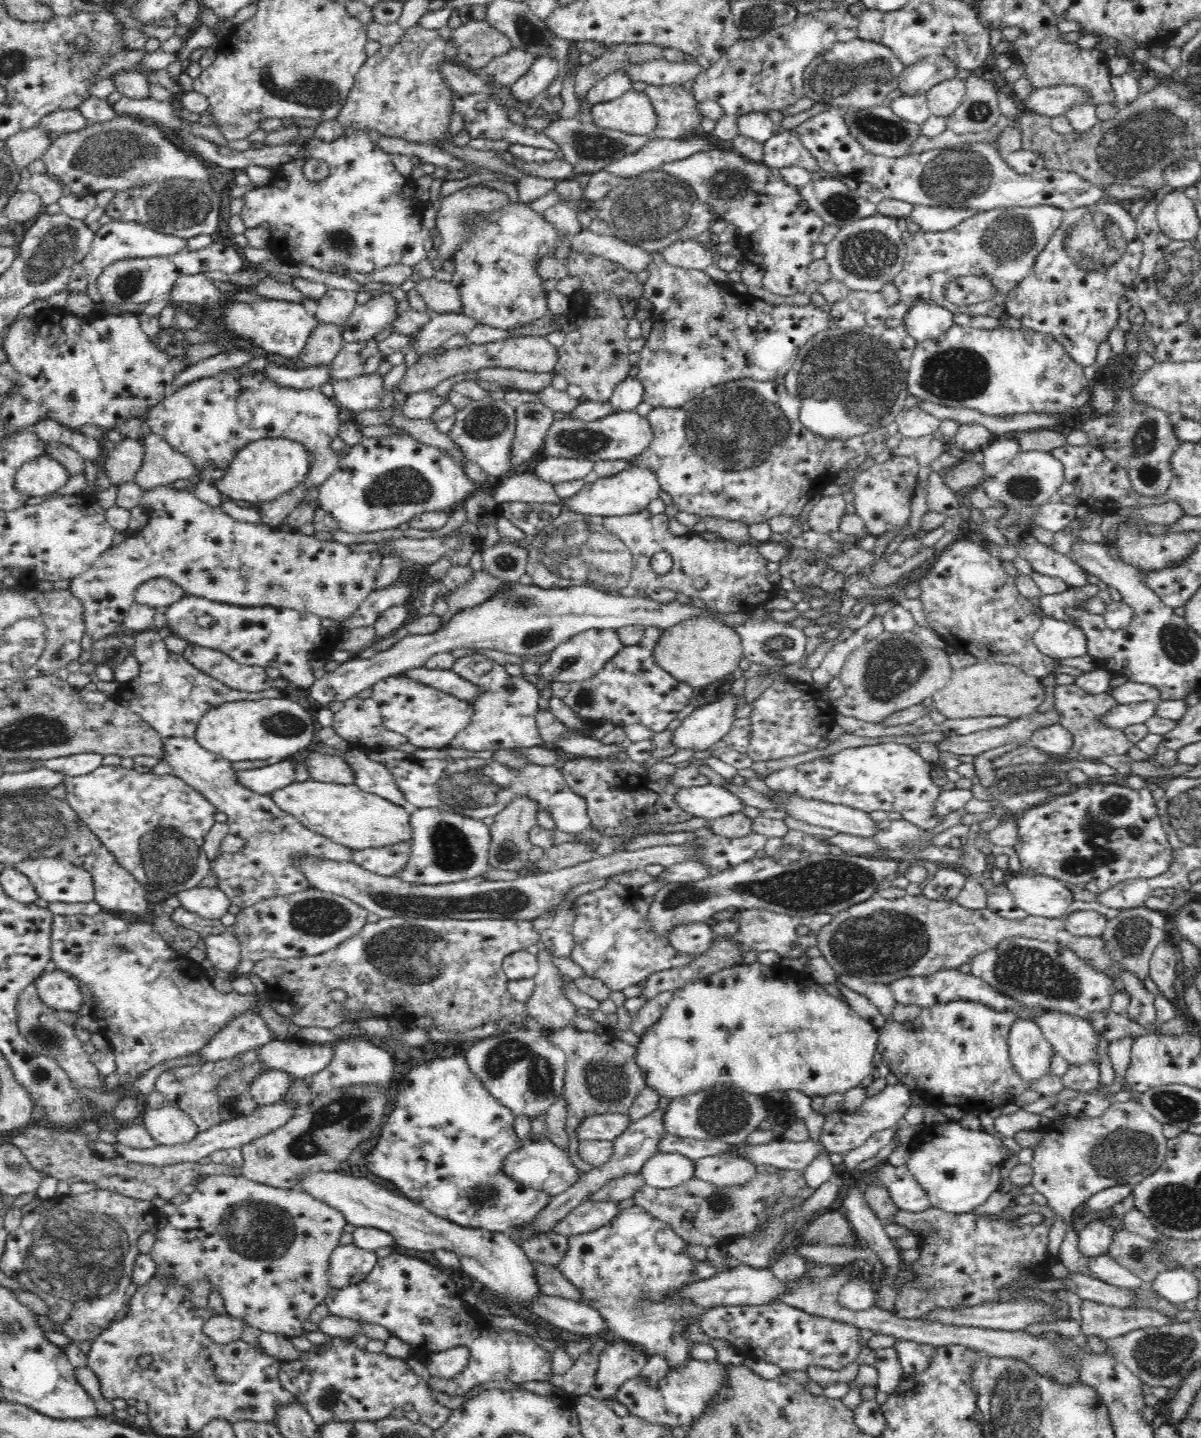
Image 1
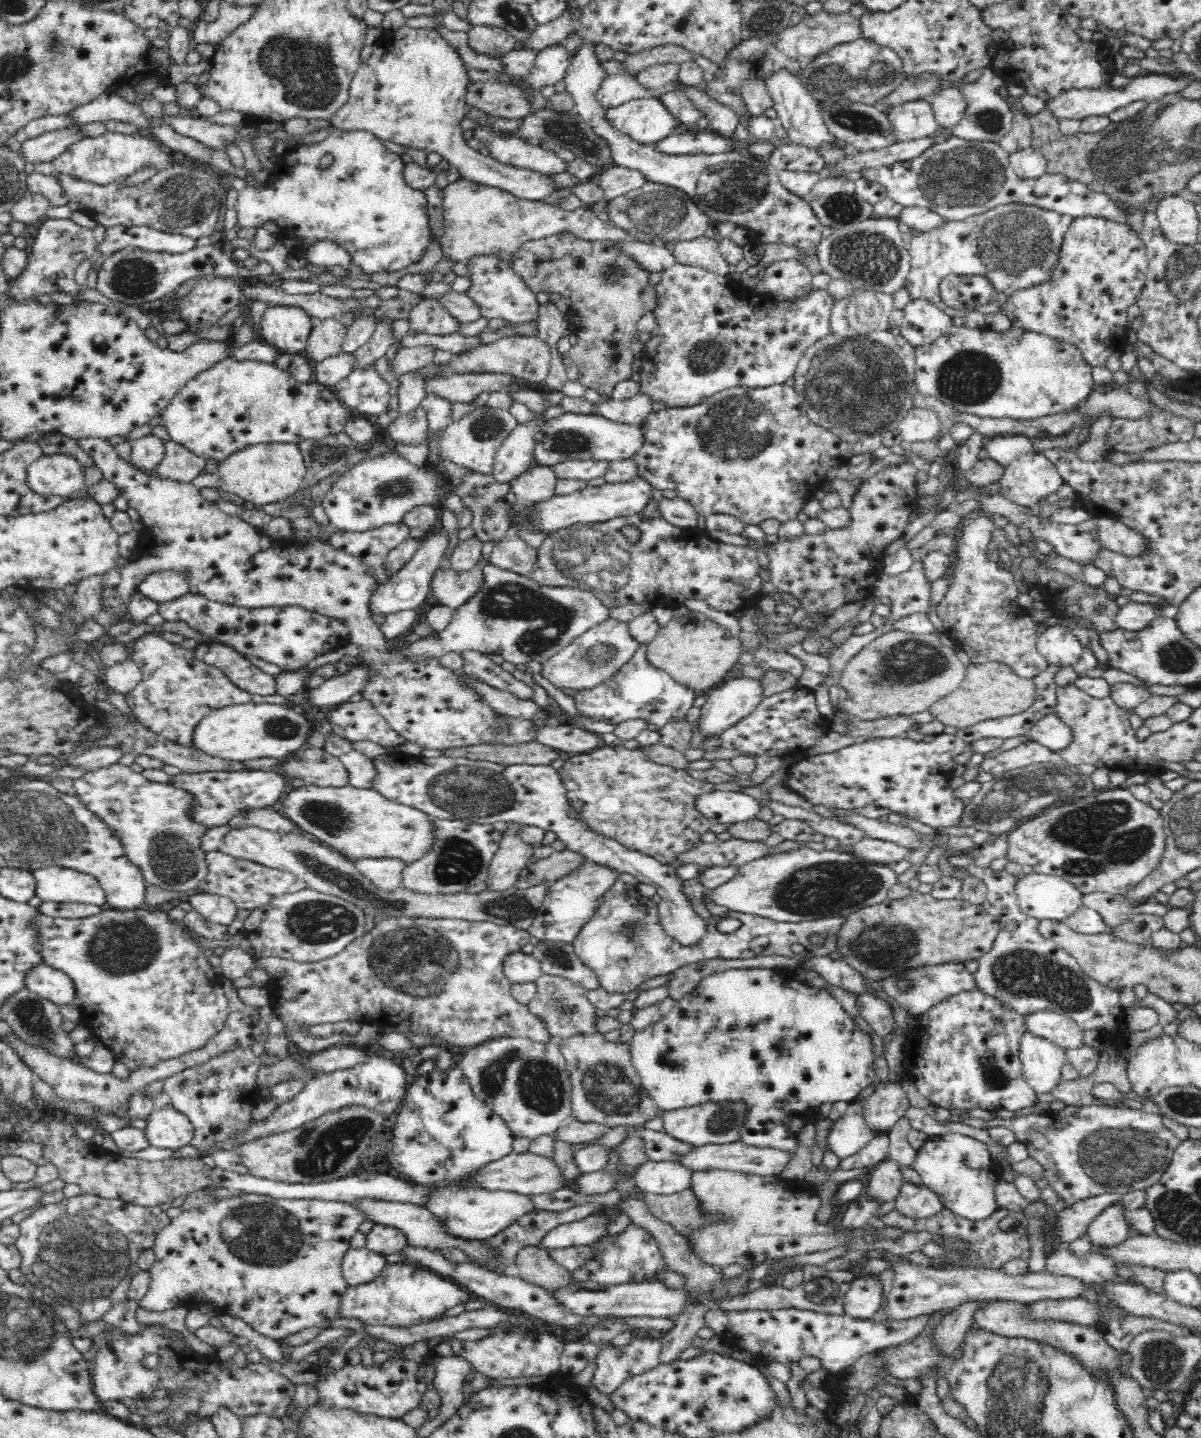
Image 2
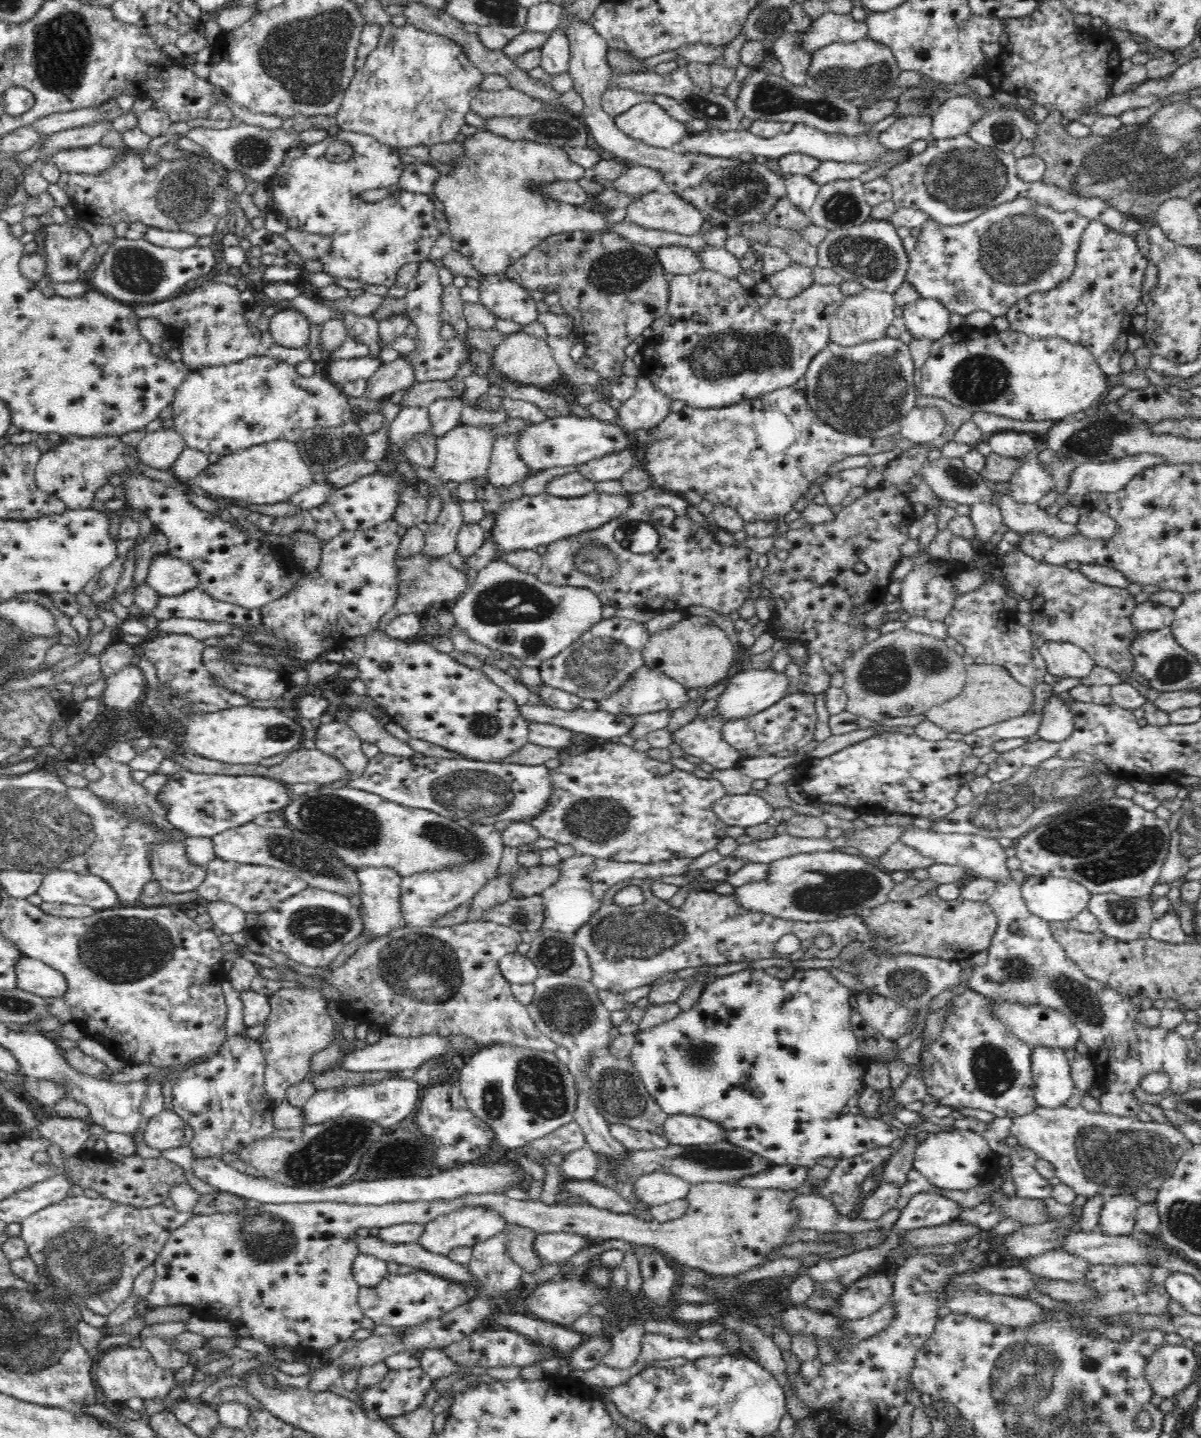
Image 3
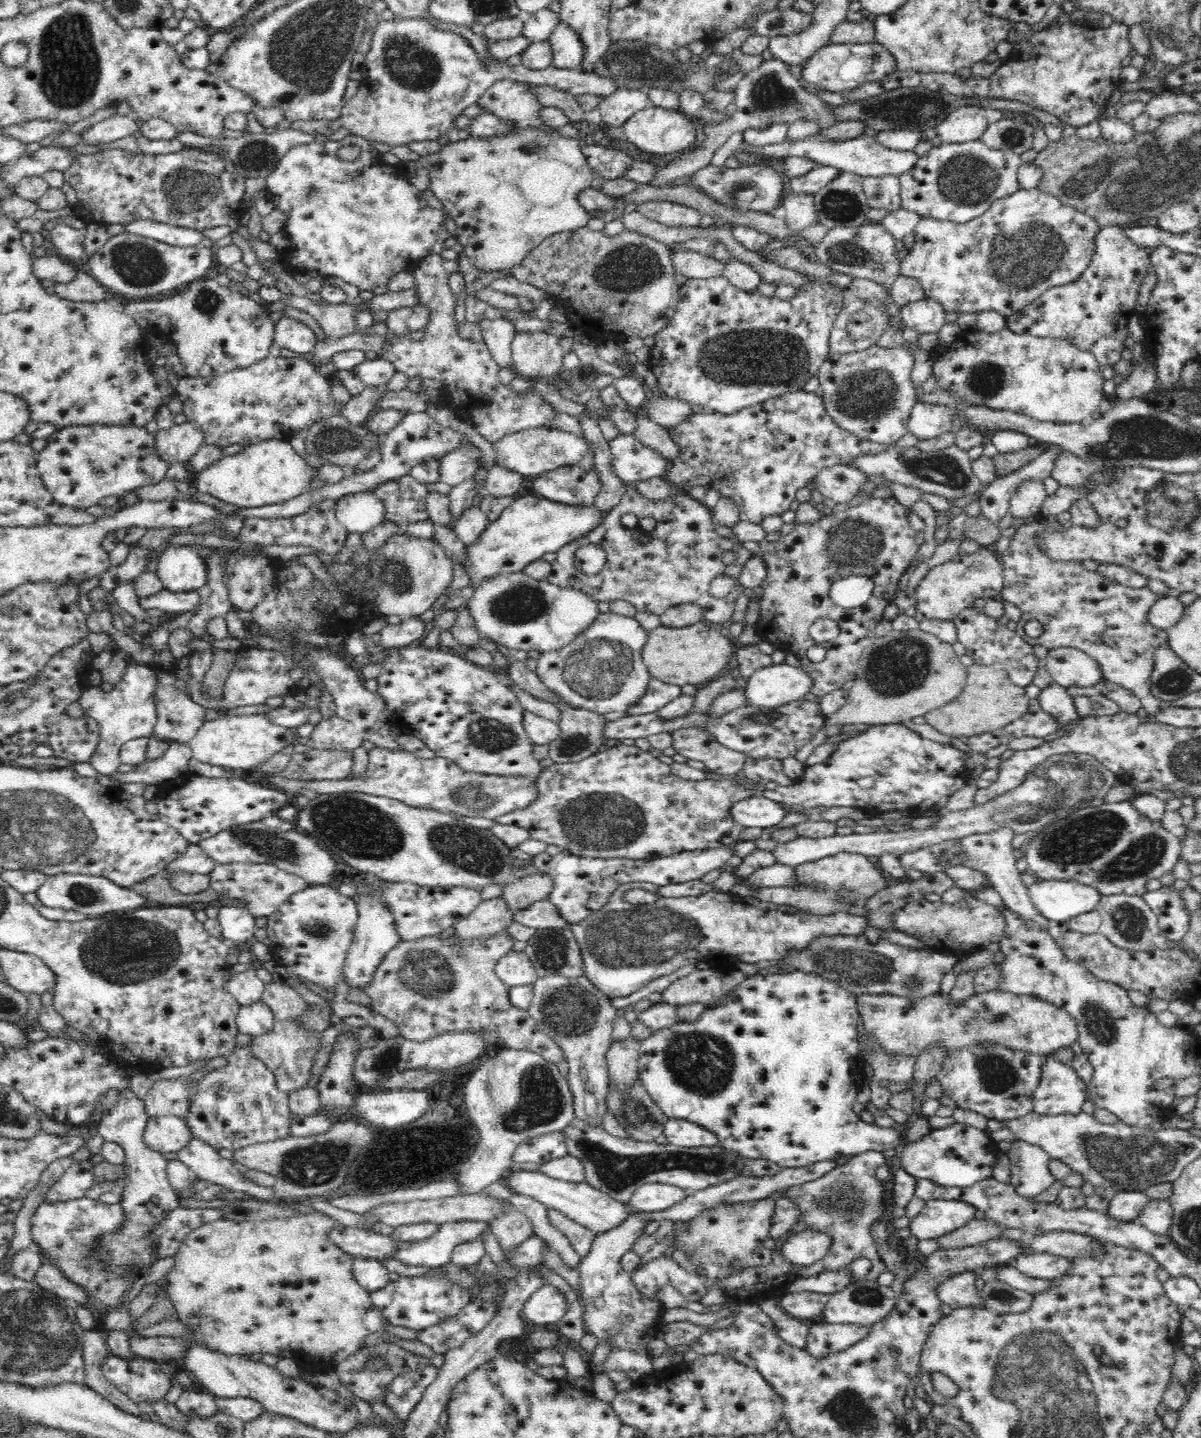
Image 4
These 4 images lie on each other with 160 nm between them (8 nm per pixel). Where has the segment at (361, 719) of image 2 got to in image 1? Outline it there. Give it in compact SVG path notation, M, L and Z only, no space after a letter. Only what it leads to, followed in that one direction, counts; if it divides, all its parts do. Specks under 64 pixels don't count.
M355 695L344 701L344 707L334 714L332 728L349 742L352 749L372 751L400 748L409 738L388 730L380 721L378 701L374 697L358 698Z

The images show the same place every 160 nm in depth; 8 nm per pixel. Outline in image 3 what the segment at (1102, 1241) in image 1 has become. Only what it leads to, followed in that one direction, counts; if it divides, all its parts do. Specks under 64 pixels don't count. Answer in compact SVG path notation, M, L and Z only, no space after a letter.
M1130 1194L1107 1199L1098 1216L1097 1230L1106 1236L1131 1235L1137 1228L1135 1222L1139 1206Z

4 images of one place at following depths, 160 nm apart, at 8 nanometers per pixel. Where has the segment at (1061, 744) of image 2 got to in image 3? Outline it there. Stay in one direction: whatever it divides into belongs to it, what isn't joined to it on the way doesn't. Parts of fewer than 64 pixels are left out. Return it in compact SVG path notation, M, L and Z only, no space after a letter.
M1054 694L1048 698L1043 708L1043 718L1037 734L1048 742L1062 742L1072 736L1074 730L1073 714L1063 703L1063 700Z

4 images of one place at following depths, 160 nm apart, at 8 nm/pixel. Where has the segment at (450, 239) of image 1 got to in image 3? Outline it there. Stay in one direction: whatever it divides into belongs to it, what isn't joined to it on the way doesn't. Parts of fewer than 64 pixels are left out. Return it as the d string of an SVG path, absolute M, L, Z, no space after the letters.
M477 129L462 144L464 153L453 160L454 170L438 178L434 193L444 204L449 236L452 237L452 251L466 256L468 262L484 275L505 271L512 262L522 258L553 234L574 231L615 234L625 242L648 246L654 250L680 246L698 253L707 245L700 233L686 237L678 233L648 230L628 221L610 225L602 214L586 211L581 206L558 203L534 193L528 187L528 182L560 179L576 181L585 176L585 168L572 162L562 147L513 141L488 129Z

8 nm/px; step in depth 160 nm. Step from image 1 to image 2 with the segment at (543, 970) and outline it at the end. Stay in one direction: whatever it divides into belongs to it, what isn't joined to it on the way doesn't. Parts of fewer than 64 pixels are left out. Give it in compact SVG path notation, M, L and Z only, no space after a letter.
M544 972L541 975L536 980L537 992L528 1008L532 1014L540 1017L551 1036L559 1036L563 1039L570 1035L592 1034L598 1031L596 1029L596 1022L598 1022L596 1008L588 1002L586 991L582 990L580 986L576 986L568 978Z

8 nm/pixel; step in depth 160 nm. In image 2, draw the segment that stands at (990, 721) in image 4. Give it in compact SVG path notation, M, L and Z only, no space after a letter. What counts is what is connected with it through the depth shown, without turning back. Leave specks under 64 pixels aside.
M996 662L977 665L970 663L965 668L965 675L960 686L950 694L938 698L928 710L945 726L958 729L984 720L1020 714L1034 704L1035 698L1036 685L1033 679L1016 674L1010 666Z

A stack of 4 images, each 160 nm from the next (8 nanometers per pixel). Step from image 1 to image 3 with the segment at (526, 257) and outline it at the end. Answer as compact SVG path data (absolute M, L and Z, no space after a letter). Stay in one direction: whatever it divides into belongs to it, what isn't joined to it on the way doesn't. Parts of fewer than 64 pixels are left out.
M505 271L484 275L480 280L480 303L496 319L508 318L516 324L530 324L539 317L537 301L520 283L506 277Z

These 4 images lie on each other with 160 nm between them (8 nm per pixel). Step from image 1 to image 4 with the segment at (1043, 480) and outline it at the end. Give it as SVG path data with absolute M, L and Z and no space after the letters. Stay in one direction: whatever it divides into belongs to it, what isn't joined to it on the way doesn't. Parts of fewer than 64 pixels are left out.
M1024 480L1009 500L1009 513L1015 518L1041 514L1041 507L1048 496L1041 480Z

